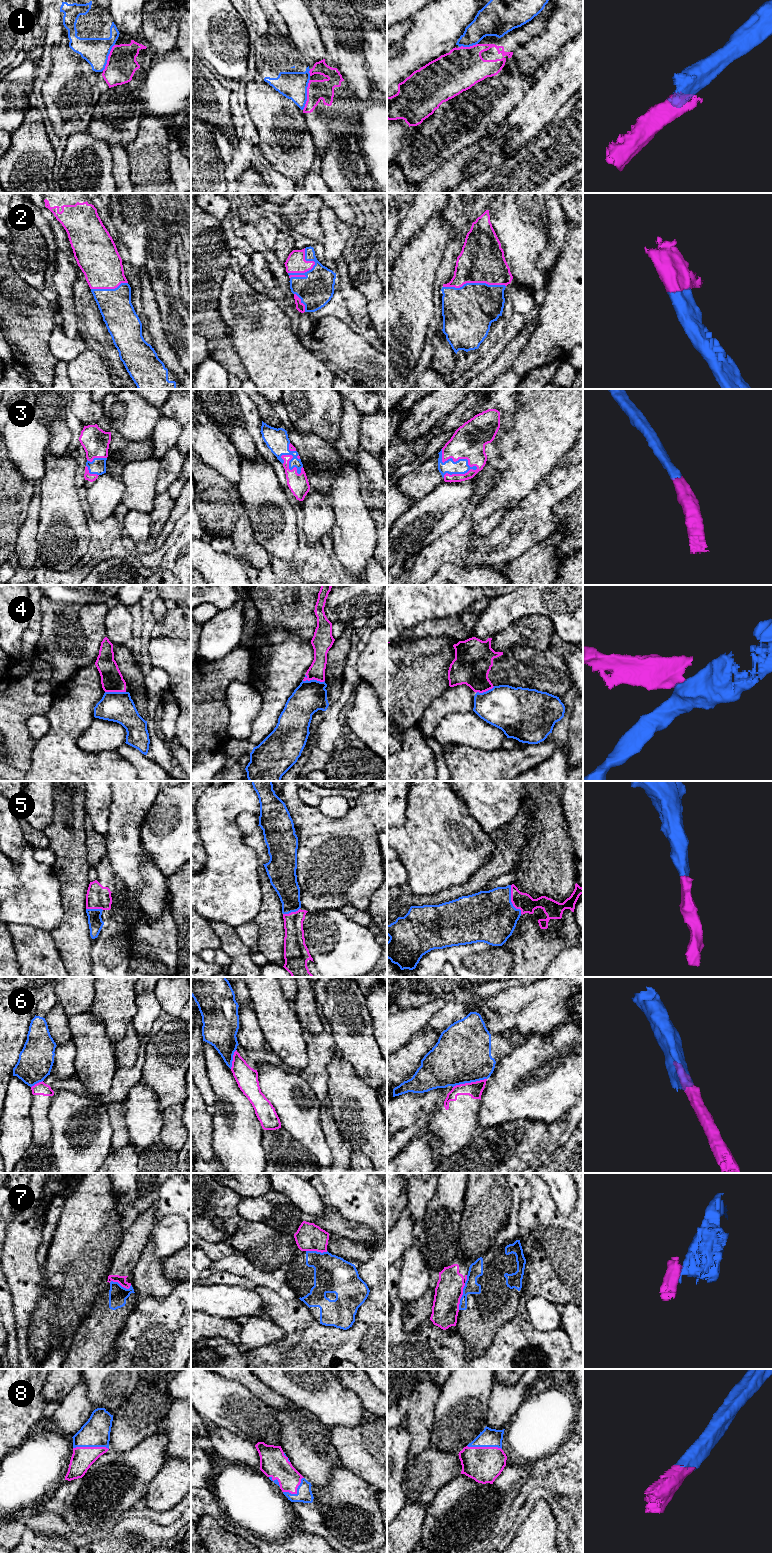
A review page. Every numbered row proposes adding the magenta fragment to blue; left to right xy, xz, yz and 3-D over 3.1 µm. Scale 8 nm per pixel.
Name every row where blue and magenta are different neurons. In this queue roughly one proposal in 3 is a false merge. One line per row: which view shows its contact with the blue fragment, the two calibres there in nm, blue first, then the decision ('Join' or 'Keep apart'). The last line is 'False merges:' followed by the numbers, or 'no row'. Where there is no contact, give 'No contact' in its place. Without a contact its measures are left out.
1: Touches blue in xz. Thickness 220 nm (blue) against 160 nm. Keep apart
2: Touches blue in xz. Thickness 280 nm (blue) against 160 nm. Join
3: Touches blue in yz. Thickness 120 nm (blue) against 280 nm. Join
4: Touches blue in xz. Thickness 260 nm (blue) against 140 nm. Keep apart
5: Touches blue in yz. Thickness 420 nm (blue) against 140 nm. Join
6: Touches blue in yz. Thickness 460 nm (blue) against 130 nm. Keep apart
7: Touches blue in yz. Thickness 110 nm (blue) against 220 nm. Keep apart
8: Touches blue in xy. Thickness 220 nm (blue) against 180 nm. Join
False merges: 1, 4, 6, 7

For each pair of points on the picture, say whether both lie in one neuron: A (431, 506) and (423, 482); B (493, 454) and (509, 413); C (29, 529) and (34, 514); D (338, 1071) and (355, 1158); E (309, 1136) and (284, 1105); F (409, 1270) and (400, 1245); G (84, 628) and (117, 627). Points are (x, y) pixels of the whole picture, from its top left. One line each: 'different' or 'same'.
A: different
B: same
C: same
D: different
E: same
F: different
G: different

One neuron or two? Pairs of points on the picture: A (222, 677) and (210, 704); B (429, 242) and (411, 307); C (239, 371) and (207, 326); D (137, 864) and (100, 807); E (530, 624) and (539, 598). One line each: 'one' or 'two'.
A: one
B: one
C: one
D: two
E: two

